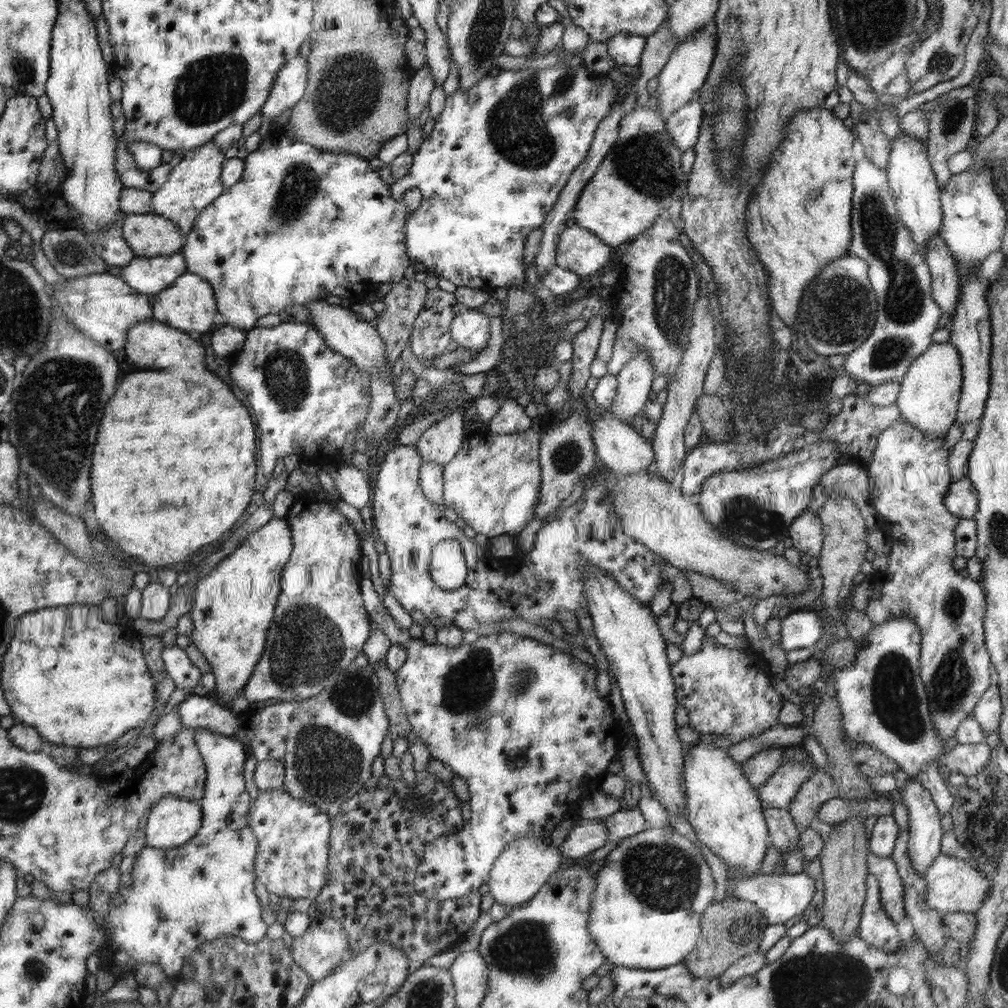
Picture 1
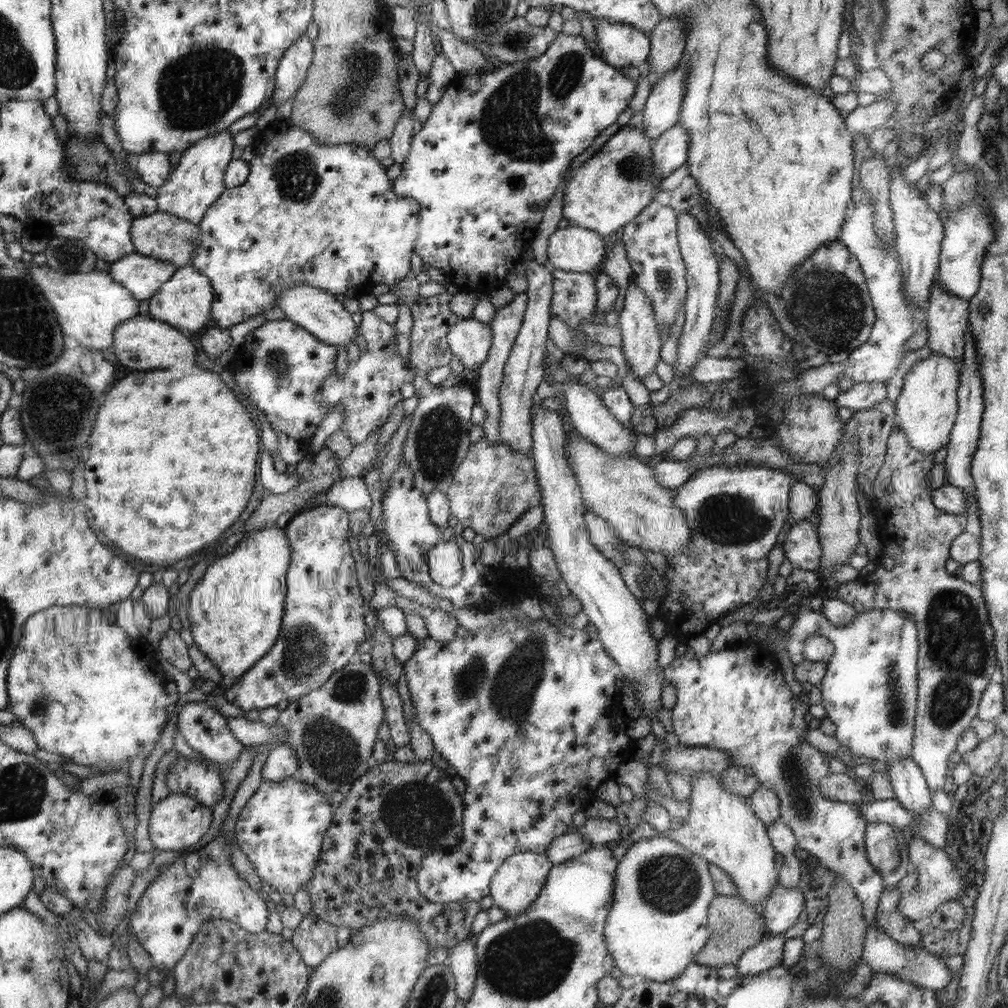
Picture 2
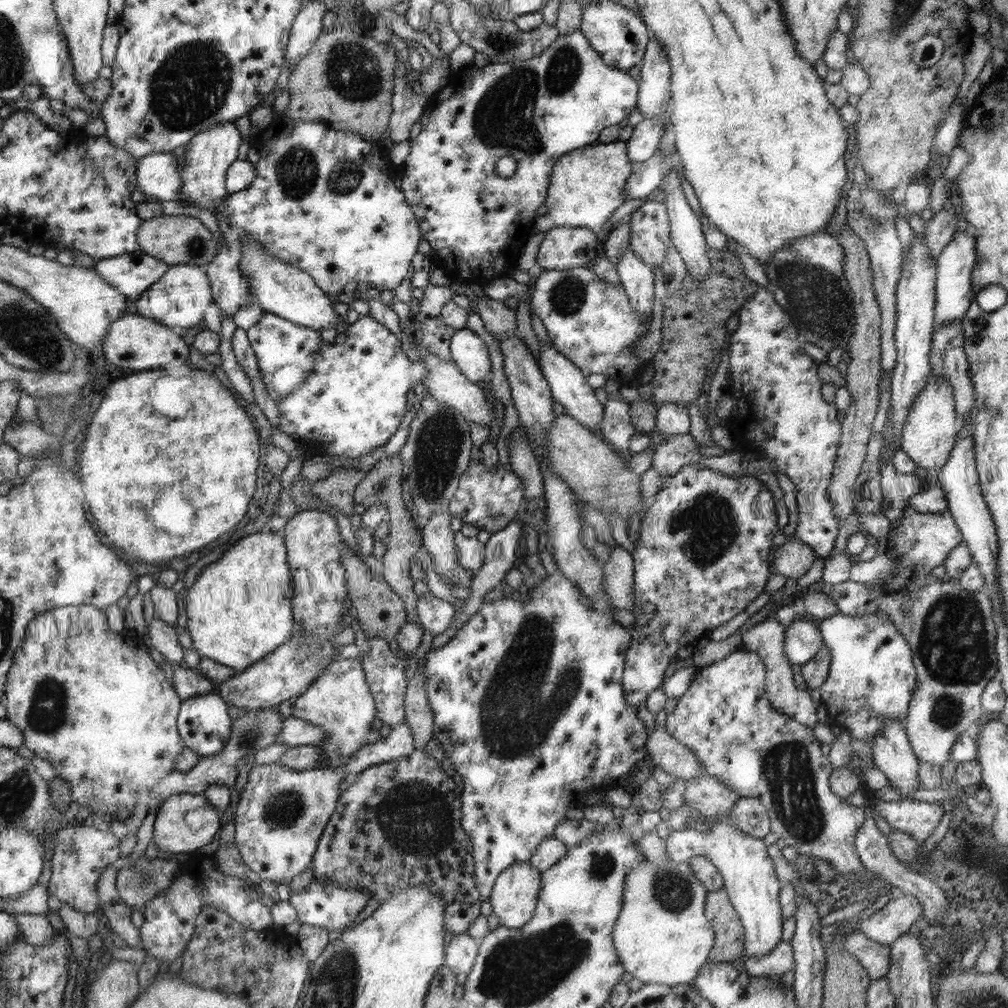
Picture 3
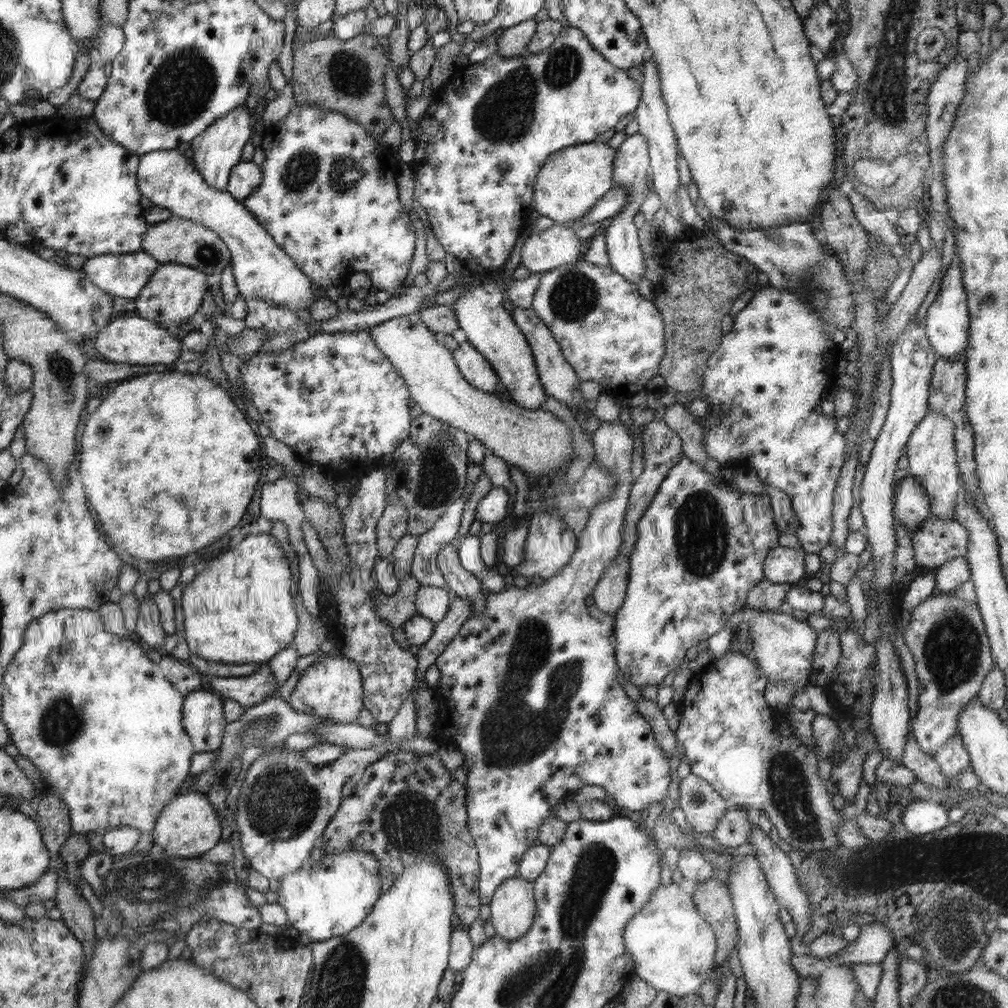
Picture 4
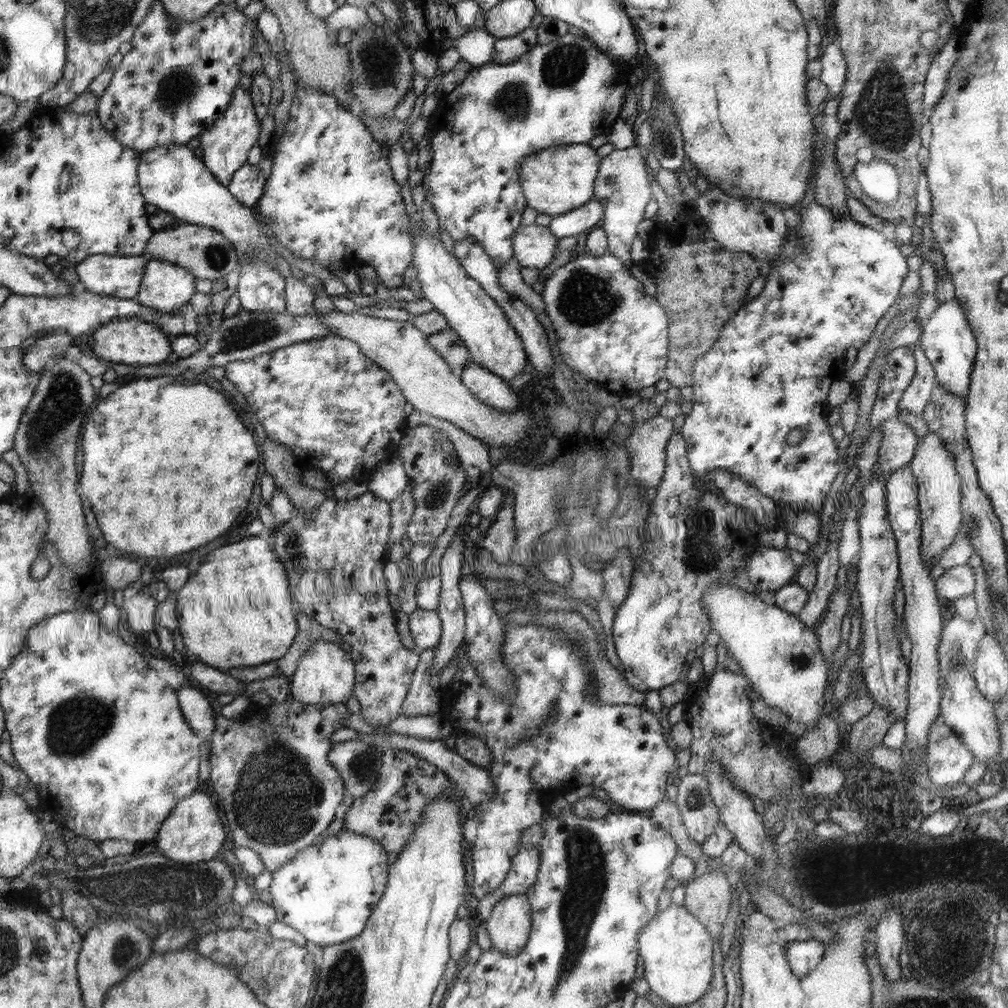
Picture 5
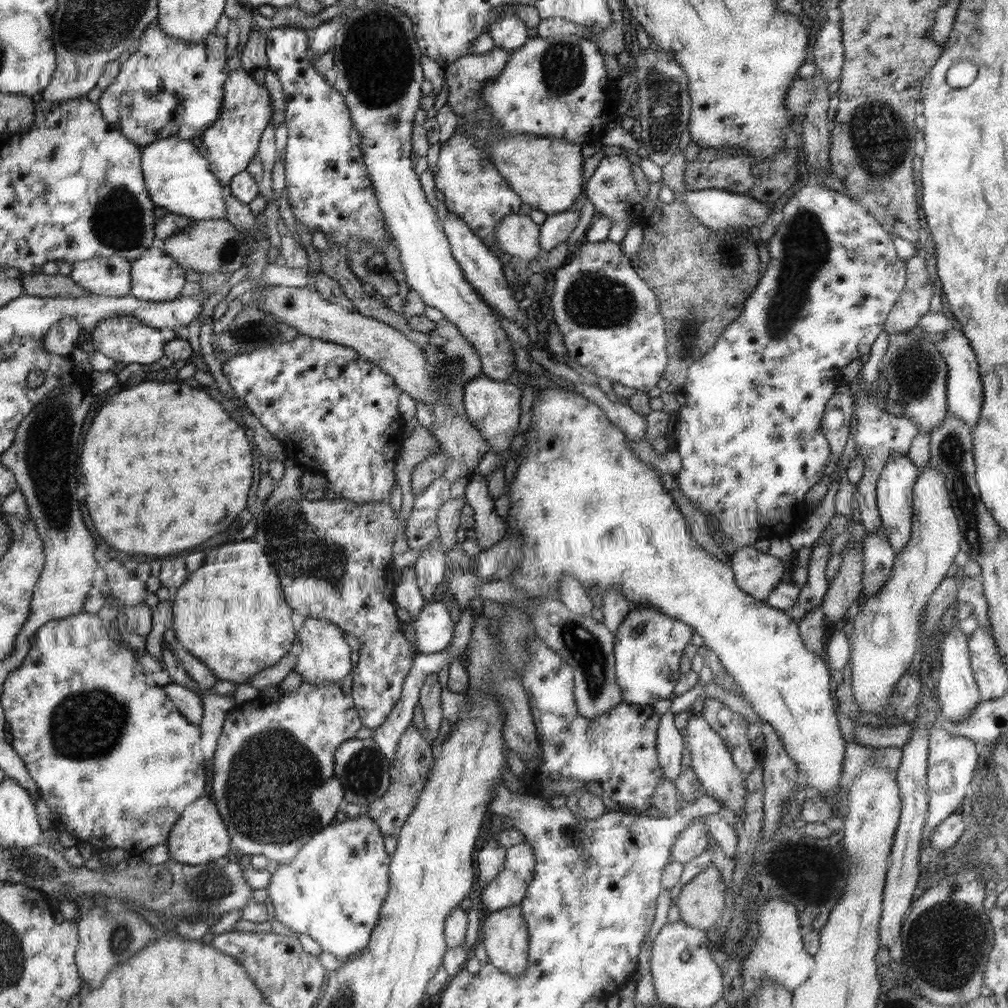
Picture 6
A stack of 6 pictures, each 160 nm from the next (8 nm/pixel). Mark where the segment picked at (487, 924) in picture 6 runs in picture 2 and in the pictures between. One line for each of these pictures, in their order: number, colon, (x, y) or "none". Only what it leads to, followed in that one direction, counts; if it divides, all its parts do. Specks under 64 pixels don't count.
2: (518, 883)
3: (514, 898)
4: (513, 909)
5: (510, 925)

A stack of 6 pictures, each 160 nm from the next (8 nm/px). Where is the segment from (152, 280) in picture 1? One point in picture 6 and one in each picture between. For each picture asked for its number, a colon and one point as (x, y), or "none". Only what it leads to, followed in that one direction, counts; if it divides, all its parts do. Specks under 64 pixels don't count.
2: (143, 275)
3: (132, 274)
4: (122, 275)
5: (117, 276)
6: (108, 276)

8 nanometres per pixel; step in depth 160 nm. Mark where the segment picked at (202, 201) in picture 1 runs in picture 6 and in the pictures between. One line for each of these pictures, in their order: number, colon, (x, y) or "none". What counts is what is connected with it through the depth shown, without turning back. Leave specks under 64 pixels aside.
2: (199, 180)
3: (208, 156)
4: (216, 152)
5: (224, 146)
6: (231, 143)

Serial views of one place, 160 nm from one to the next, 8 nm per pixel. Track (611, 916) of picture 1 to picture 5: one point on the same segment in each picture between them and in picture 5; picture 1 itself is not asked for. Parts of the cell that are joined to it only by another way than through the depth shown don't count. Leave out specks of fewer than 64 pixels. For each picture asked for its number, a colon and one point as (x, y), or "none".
2: (658, 925)
3: (662, 935)
4: (673, 946)
5: (676, 948)

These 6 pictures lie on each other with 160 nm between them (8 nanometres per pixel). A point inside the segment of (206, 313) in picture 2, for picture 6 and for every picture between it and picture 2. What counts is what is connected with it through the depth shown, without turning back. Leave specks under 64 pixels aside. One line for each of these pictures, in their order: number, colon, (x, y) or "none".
3: (179, 301)
4: (175, 293)
5: (169, 287)
6: (158, 277)

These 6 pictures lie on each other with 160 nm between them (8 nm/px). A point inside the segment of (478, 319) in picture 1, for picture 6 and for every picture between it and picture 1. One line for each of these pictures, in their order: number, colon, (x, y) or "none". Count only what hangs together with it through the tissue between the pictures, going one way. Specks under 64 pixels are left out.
2: (471, 341)
3: (470, 353)
4: (478, 372)
5: (488, 387)
6: (493, 407)

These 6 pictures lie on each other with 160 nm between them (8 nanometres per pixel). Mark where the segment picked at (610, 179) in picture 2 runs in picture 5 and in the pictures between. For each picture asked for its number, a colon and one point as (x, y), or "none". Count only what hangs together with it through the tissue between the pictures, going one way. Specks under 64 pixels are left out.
3: (587, 186)
4: (571, 182)
5: (562, 178)

